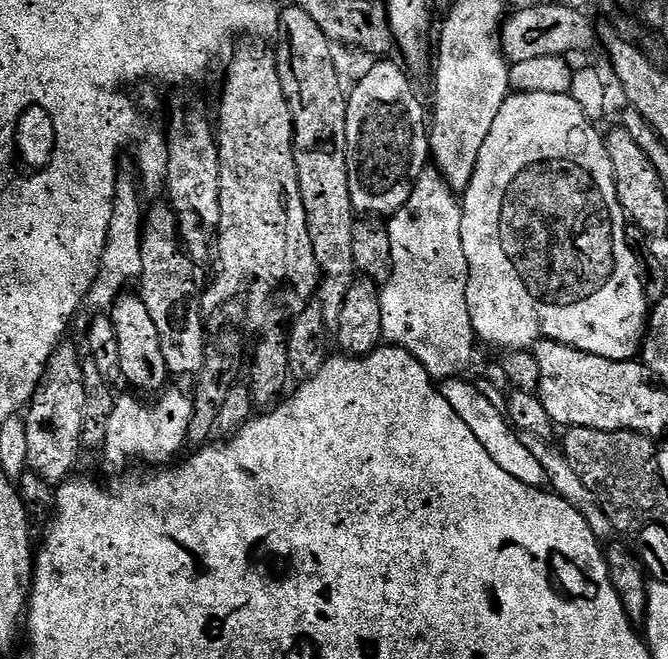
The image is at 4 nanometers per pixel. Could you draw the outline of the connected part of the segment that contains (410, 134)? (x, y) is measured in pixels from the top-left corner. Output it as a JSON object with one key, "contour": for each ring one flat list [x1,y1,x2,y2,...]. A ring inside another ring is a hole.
{"contour":[[380,58,373,64,376,65,347,93,349,188,357,213,368,218,388,218,410,202,418,178,429,167,430,124,423,102,416,97,413,77,392,58]]}

